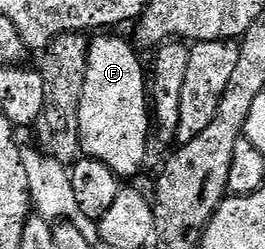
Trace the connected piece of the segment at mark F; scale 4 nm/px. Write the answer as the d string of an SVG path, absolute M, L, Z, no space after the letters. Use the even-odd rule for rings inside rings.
M100 33L88 44L86 61L86 85L82 85L82 105L78 109L80 149L87 158L102 161L121 180L132 178L144 167L148 155L148 123L150 127L150 91L146 86L146 67L136 56L137 48L131 42L119 39L116 33Z

